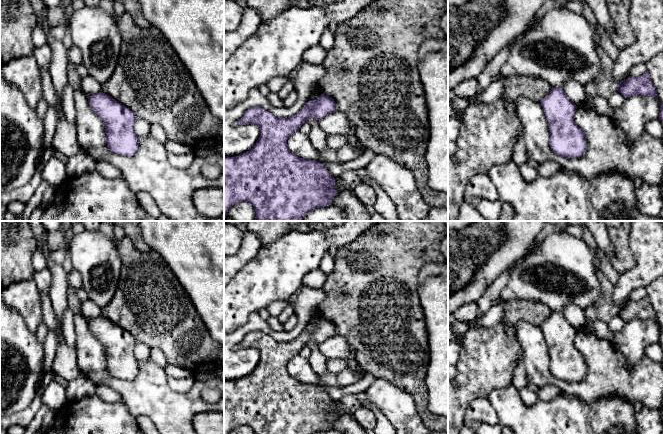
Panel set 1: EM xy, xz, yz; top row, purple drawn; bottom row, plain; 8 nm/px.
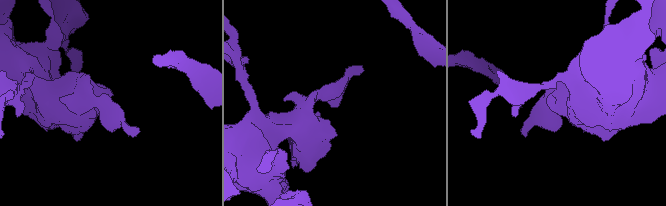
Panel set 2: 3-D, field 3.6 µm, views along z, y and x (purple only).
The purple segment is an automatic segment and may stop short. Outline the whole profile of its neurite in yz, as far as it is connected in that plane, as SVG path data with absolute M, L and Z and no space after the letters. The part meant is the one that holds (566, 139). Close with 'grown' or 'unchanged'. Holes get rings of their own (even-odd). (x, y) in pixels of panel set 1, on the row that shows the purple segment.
M518 75L502 78L505 87L499 98L489 103L475 100L462 111L456 152L453 156L448 155L448 221L459 221L466 187L475 175L488 174L494 165L512 160L519 120L506 111L506 102L514 102L521 96L540 101L548 121L550 147L553 152L565 158L579 158L586 152L585 131L574 122L577 106L568 99L562 87L552 87L549 82L534 76Z; grown

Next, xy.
M126 12L117 19L117 26L122 44L115 71L101 84L99 93L88 96L92 110L104 122L108 149L123 156L133 156L138 151L139 138L134 131L137 119L146 120L150 125L161 126L168 139L184 144L194 151L224 144L224 122L211 114L185 64L160 30L154 26L140 28Z; grown

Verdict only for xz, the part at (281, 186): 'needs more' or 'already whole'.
needs more

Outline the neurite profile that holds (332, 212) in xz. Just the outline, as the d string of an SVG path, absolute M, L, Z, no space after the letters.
M336 205L316 208L308 212L302 221L347 221L344 210Z

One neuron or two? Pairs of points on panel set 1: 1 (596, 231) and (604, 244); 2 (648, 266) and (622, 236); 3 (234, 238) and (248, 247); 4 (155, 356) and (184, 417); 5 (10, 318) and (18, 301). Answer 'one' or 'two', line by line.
1: one
2: two
3: two
4: two
5: two

